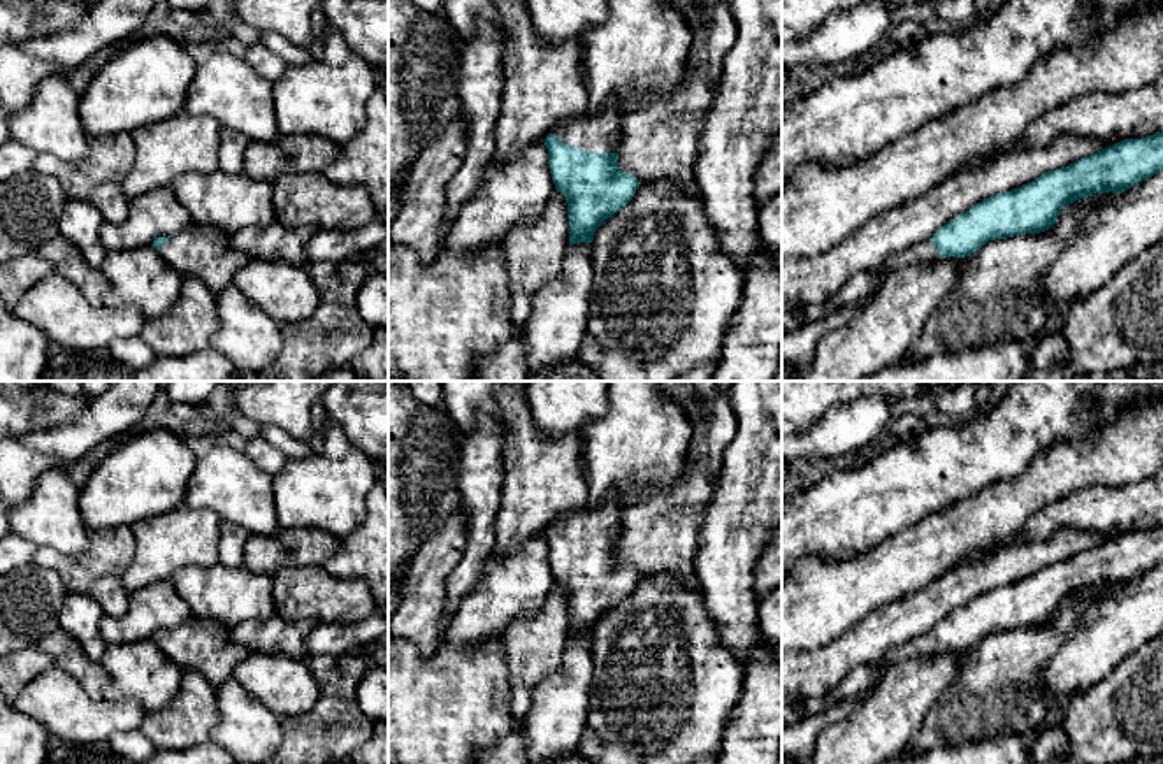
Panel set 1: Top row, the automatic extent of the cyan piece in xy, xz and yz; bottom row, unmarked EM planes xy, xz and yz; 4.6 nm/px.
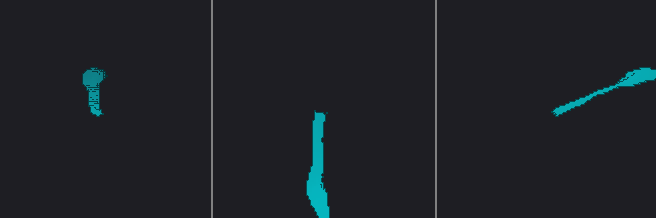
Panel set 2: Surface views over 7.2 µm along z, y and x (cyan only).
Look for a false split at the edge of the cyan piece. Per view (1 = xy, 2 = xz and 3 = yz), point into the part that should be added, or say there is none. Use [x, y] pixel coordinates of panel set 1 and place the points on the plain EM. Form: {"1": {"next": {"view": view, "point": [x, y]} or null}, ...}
{"1": {"next": {"view": "xy", "point": [199, 645]}}, "2": {"next": {"view": "xz", "point": [601, 526]}}, "3": {"next": {"view": "yz", "point": [924, 645]}}}

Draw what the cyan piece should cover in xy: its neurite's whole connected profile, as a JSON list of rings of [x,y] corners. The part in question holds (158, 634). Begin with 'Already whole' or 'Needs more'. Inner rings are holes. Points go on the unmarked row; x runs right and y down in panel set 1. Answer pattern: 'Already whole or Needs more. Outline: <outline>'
Needs more. Outline: [[[191,618],[177,629],[156,631],[151,639],[181,671],[197,671],[214,688],[251,653],[230,639],[227,627],[211,620]]]

